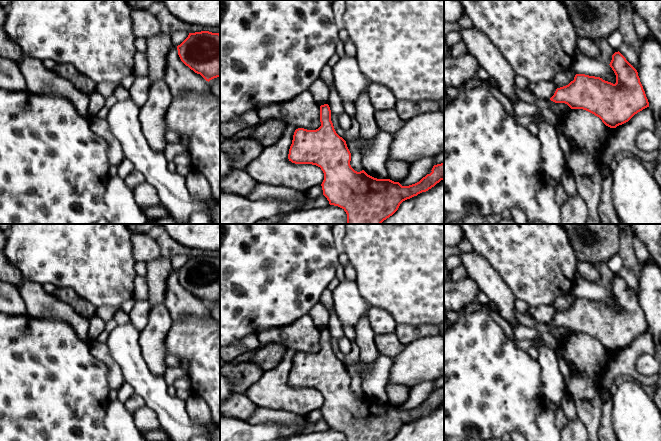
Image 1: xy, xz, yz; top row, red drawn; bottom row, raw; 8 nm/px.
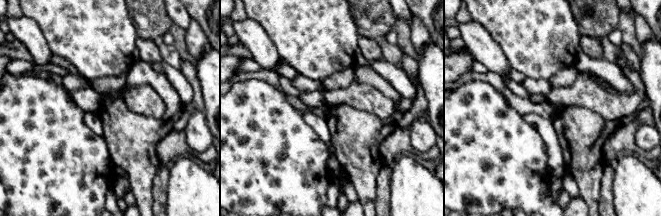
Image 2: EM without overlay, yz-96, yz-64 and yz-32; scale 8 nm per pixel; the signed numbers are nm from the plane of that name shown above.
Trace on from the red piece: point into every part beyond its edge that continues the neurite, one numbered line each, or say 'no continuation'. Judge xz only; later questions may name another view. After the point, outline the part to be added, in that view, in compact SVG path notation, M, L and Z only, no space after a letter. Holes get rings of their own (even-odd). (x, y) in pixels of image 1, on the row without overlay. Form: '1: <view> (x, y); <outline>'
no continuation

